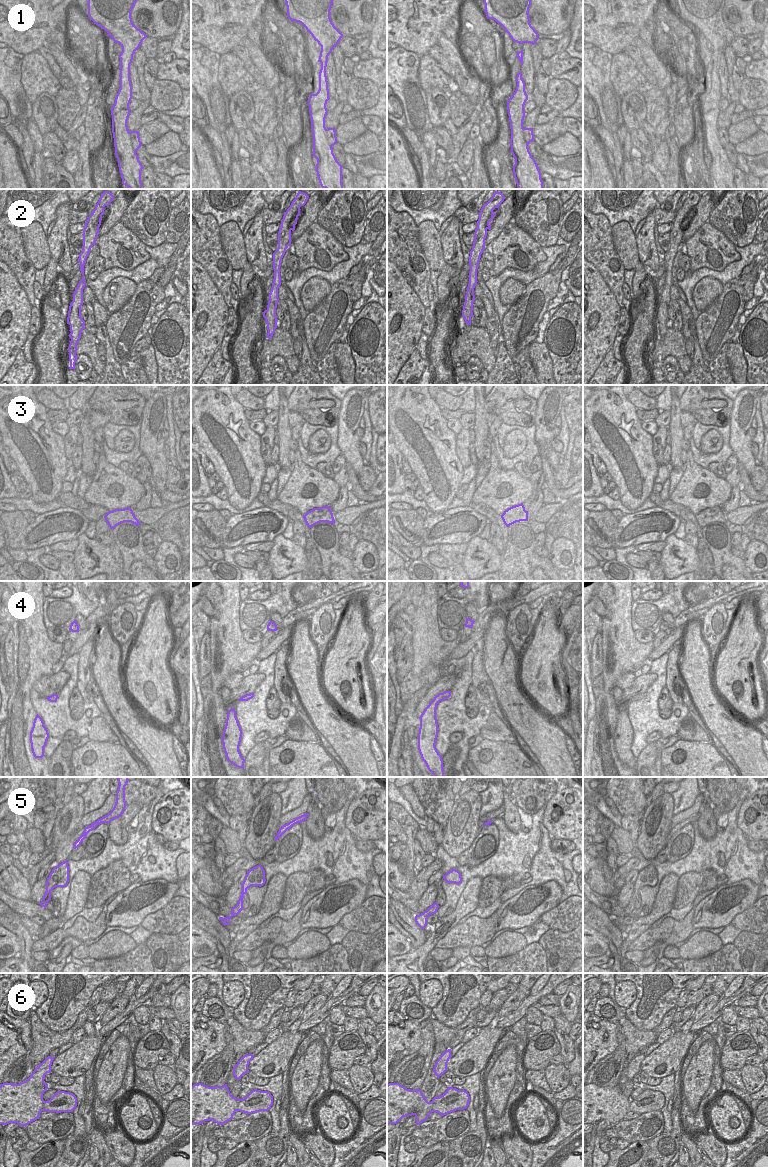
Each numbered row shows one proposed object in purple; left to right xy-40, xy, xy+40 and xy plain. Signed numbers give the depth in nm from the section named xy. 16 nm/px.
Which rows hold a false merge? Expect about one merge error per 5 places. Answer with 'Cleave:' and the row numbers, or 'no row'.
Cleave: 1

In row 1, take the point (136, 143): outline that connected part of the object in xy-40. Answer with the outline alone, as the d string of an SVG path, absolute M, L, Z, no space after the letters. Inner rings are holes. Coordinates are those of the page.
M131 131L130 136L132 140L133 149L137 151L142 146L138 131Z

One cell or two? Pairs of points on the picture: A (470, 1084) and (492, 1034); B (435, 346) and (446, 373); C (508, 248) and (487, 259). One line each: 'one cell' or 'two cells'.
A: two cells
B: one cell
C: two cells

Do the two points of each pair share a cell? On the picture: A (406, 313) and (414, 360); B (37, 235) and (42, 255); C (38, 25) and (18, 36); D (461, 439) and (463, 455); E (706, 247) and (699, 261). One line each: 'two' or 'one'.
A: two
B: one
C: one
D: one
E: one

